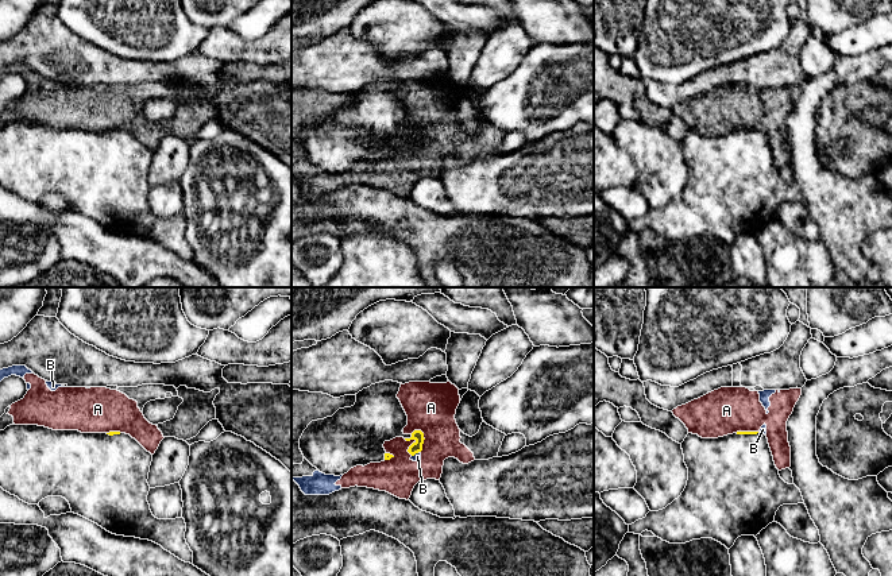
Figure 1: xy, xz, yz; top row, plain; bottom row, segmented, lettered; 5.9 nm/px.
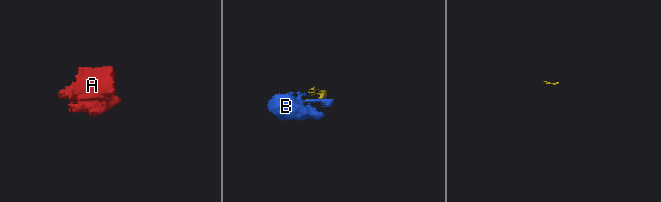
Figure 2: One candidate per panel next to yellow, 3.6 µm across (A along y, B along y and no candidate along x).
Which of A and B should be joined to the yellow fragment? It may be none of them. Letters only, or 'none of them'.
none of them

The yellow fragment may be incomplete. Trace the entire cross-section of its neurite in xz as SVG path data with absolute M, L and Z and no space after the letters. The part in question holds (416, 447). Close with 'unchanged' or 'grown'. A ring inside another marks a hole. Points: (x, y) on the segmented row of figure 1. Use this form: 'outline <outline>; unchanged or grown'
outline M385 380L371 384L356 394L356 402L351 407L339 409L332 417L312 421L300 438L300 449L304 457L325 475L340 476L356 465L381 463L394 457L383 448L386 441L403 437L414 442L408 452L414 456L422 451L424 433L414 430L405 434L402 430L408 425L408 415L397 398L401 383Z; grown

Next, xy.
outline M9 425L0 430L0 487L28 505L47 496L65 498L72 513L107 531L148 540L179 560L193 564L185 540L185 519L158 519L152 515L147 483L152 455L130 434L120 432L81 433L53 430L38 425Z; grown

